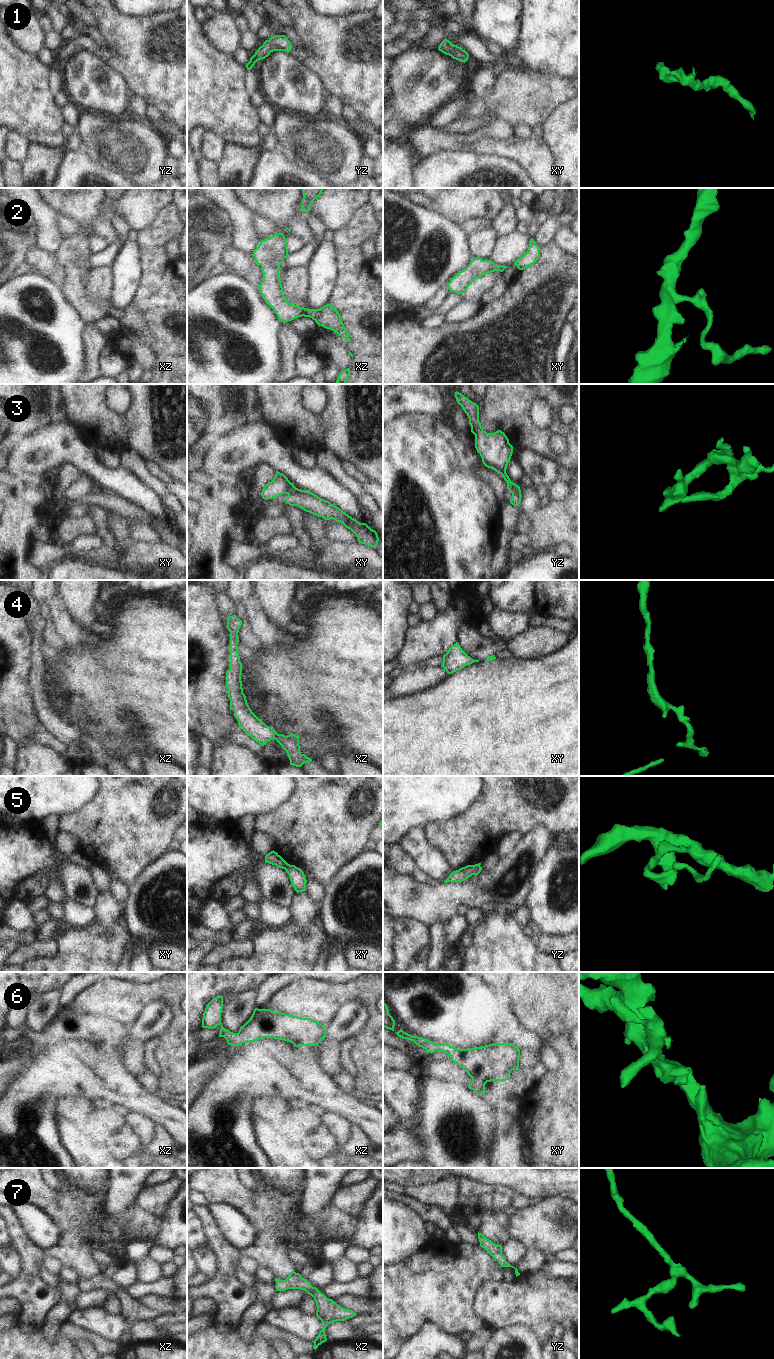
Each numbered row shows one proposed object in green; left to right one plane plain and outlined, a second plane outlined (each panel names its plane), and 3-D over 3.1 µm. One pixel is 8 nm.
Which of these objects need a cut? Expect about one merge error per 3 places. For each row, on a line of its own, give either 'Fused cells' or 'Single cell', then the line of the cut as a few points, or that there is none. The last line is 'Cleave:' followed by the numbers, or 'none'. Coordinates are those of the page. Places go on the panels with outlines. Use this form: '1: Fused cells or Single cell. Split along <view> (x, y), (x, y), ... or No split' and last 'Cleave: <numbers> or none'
1: Single cell. No split
2: Single cell. No split
3: Fused cells. Split along xy (296, 488), (288, 494)
4: Single cell. No split
5: Fused cells. Split along xy (288, 864), (284, 868)
6: Single cell. No split
7: Single cell. No split
Cleave: 3, 5.

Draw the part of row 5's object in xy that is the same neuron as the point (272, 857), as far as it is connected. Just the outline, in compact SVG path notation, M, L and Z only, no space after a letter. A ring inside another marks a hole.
M274 850L269 852L265 856L266 863L275 865L279 868L285 869L285 867L288 865L288 863Z

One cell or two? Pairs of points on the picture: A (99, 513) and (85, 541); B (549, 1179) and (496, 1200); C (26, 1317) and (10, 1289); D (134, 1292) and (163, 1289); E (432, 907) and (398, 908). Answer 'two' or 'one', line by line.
A: two
B: two
C: one
D: one
E: one

